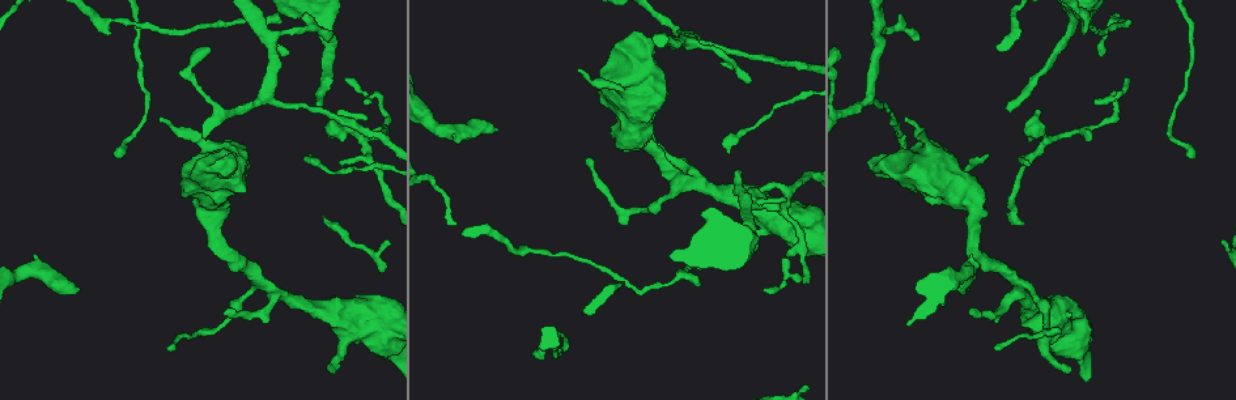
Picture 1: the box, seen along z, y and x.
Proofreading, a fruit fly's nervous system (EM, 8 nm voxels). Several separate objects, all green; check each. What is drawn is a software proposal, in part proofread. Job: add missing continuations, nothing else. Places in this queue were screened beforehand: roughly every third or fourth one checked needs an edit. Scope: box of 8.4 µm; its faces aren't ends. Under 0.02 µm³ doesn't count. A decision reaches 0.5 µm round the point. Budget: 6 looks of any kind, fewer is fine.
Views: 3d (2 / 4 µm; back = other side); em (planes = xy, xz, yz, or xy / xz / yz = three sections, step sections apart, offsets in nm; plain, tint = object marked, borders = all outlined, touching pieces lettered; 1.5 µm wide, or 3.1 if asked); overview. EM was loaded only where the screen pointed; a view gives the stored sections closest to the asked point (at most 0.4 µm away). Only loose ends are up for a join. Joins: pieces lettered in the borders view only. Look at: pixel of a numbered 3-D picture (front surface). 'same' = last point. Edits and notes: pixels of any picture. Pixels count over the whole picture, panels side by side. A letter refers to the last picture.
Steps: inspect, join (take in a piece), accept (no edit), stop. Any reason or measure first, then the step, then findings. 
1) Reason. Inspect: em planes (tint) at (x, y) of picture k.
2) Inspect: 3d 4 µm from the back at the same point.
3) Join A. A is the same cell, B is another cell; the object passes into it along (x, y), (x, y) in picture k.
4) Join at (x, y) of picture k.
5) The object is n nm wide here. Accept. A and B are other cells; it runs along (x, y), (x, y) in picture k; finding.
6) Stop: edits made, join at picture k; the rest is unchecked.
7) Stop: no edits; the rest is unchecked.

Tapers out. Inspect: 3d 4 µm at (761, 191) of picture 1.

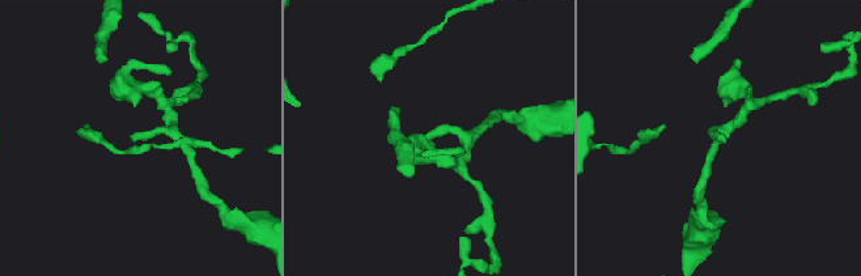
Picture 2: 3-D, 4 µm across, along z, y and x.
Inspect: em planes (borders) at (131, 135) of picture 2.

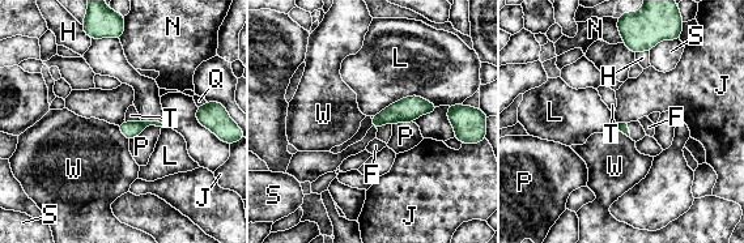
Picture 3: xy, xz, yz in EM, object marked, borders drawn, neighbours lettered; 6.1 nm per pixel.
Accept. F, H, J, L, N, P, Q, S, T and W are other cells; no lettered piece goes on from it.

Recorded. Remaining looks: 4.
Branch stops here. Inspect: 3d 2 µm at (919, 39) of picture 1.

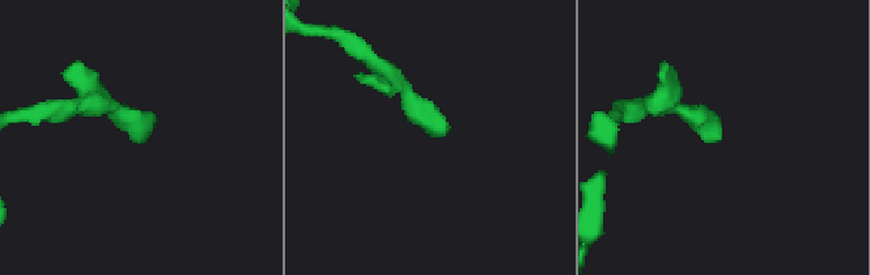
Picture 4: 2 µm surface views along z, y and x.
Inspect: em xy step 4 (borders) at (144, 137) of picture 4.

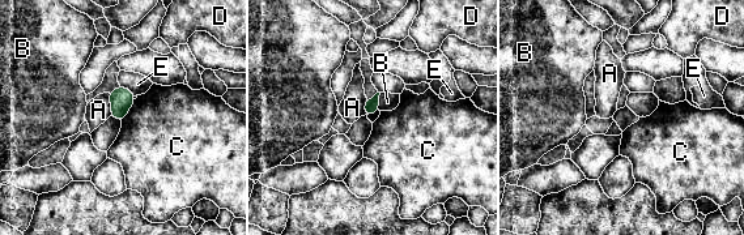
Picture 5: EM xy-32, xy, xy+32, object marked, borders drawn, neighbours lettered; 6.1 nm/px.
Accept. A, B, C, D and E are other cells; a border runs along (135, 99), (128, 112), (120, 120) in picture 5; none of them fits.

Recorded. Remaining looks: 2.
Stop: no edits; the rest is unchecked.

